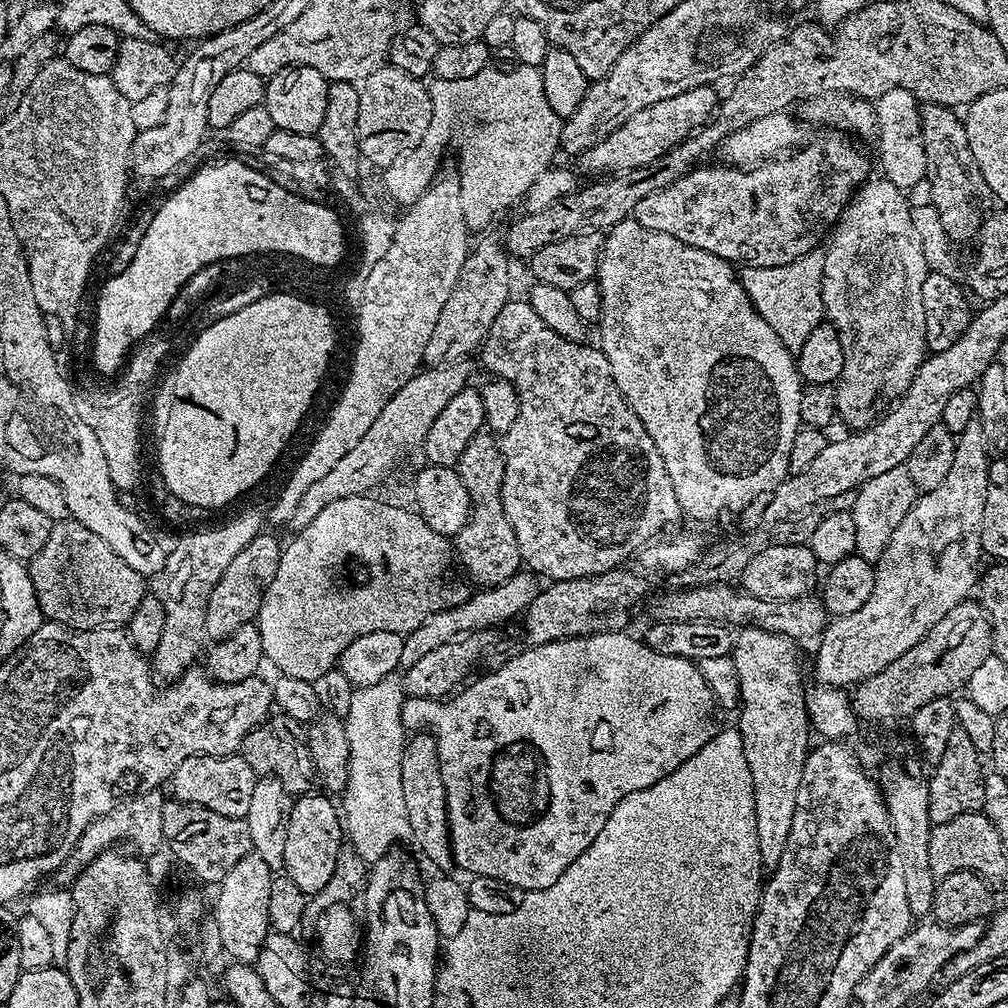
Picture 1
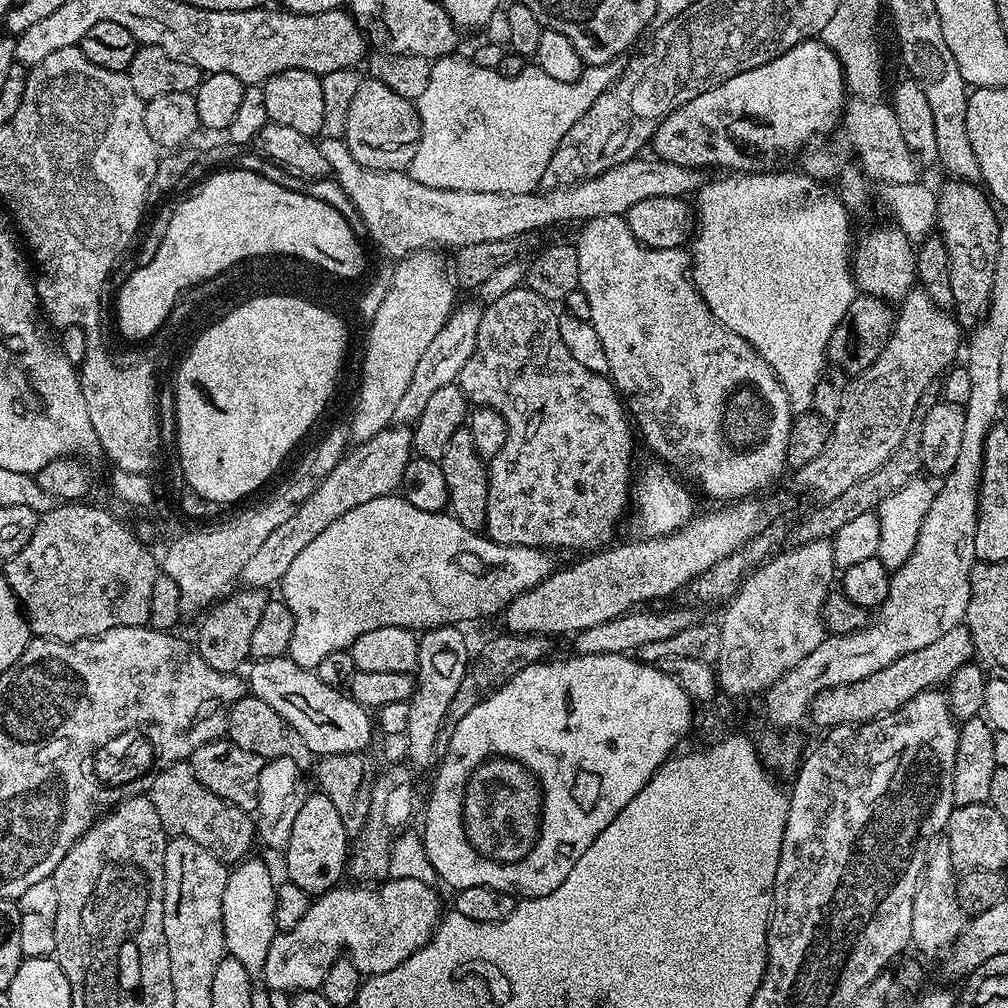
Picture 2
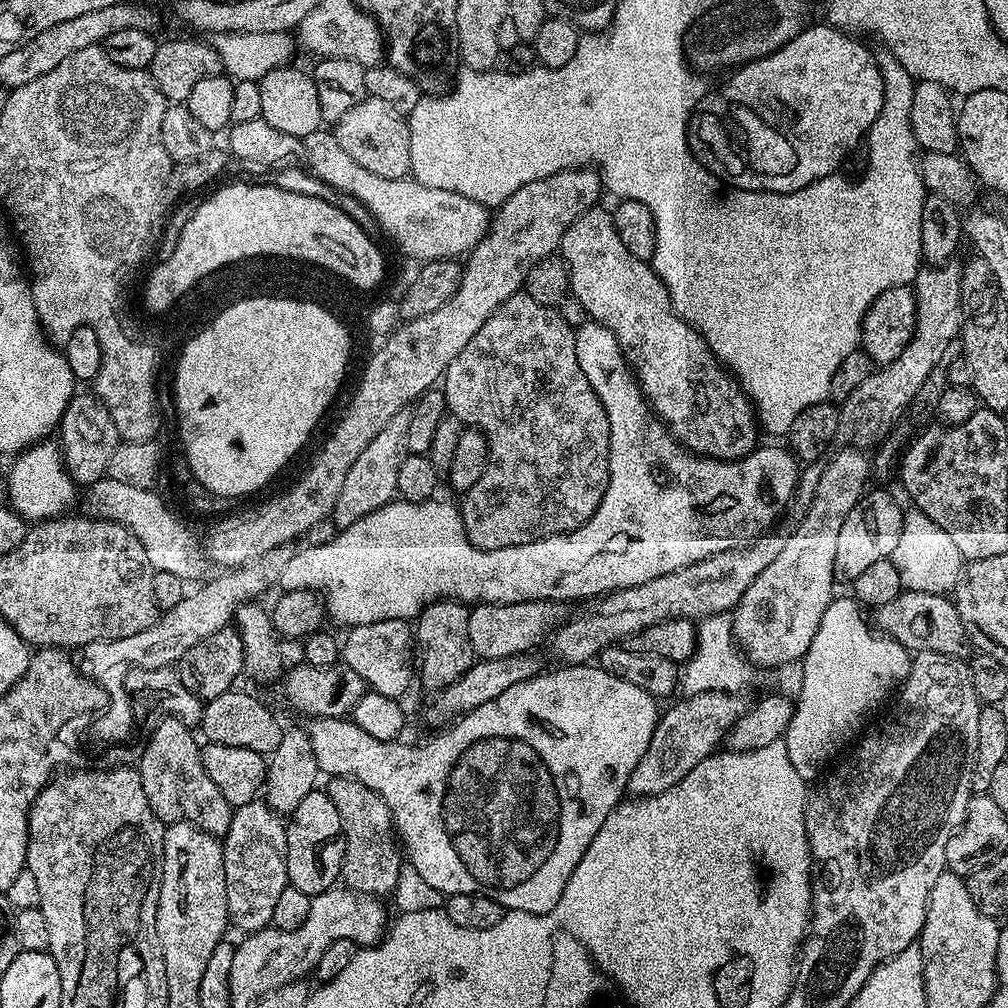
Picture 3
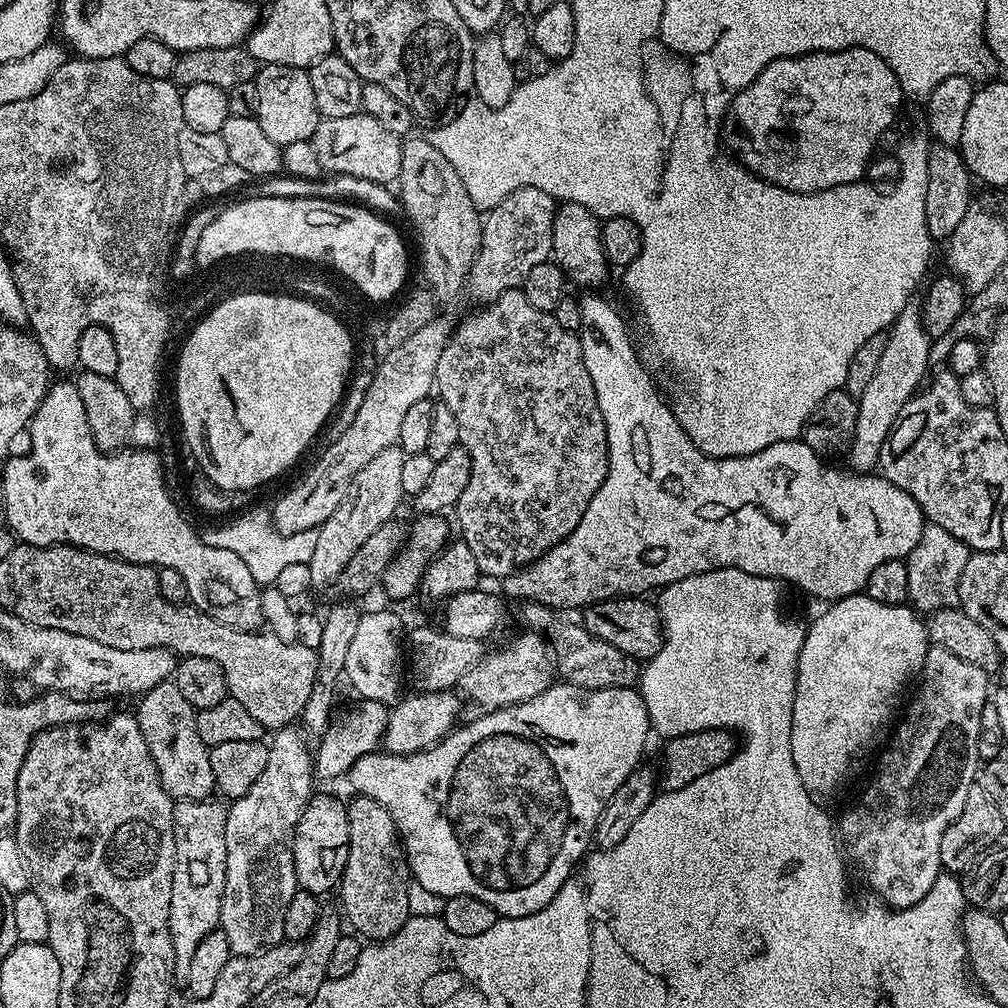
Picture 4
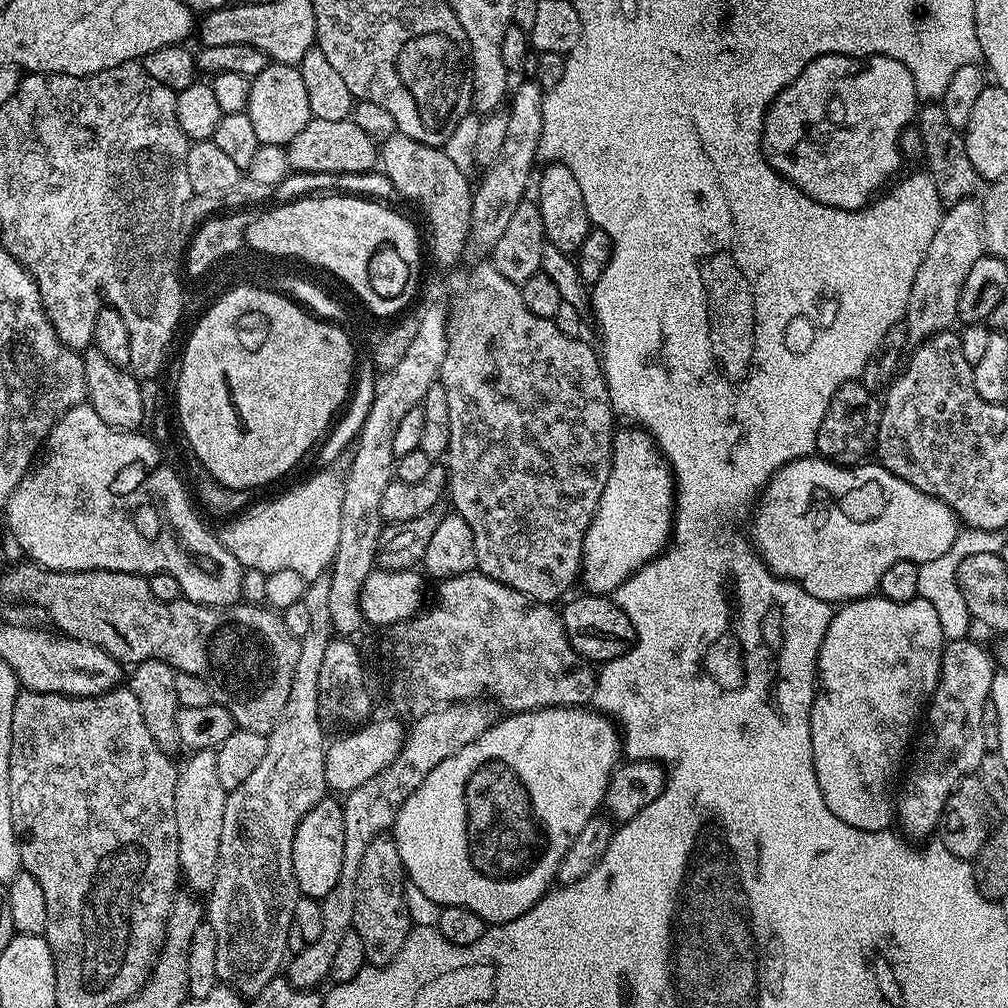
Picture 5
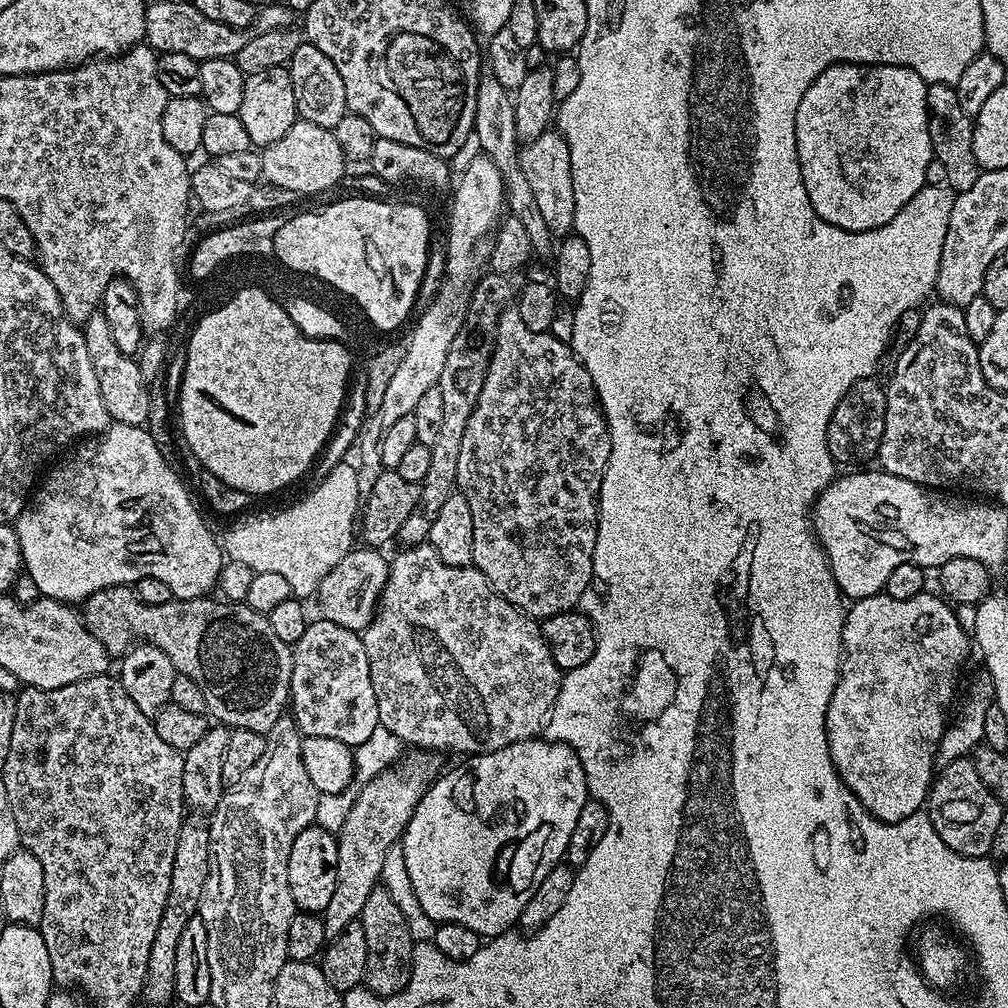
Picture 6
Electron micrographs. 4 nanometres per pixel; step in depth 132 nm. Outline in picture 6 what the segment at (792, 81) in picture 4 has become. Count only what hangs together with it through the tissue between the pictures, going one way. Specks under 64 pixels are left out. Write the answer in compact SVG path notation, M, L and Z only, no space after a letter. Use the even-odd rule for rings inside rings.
M831 64L814 82L810 84L810 90L802 94L802 102L798 102L798 114L794 118L794 138L798 150L798 162L802 170L802 182L806 186L806 194L810 194L810 206L830 226L838 226L847 232L869 232L878 226L886 226L894 214L918 194L929 183L928 167L933 167L934 157L932 155L932 143L930 142L930 126L928 125L928 103L926 94L928 85L914 70L910 70L901 64Z

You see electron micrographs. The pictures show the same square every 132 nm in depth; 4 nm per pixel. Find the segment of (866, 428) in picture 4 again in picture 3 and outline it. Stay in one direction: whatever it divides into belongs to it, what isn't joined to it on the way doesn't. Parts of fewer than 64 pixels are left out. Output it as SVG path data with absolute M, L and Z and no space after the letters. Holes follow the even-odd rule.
M844 446L841 452L835 452L831 453L832 461L826 466L823 465L820 471L814 498L806 505L805 512L808 513L801 518L800 525L792 533L784 536L784 545L778 558L774 558L774 562L770 562L770 566L766 566L766 570L762 570L762 574L758 574L758 578L750 582L750 590L742 594L740 603L731 613L732 634L736 637L739 651L746 657L749 665L757 669L758 667L780 668L783 664L794 663L795 660L796 663L803 661L806 650L810 650L810 642L814 634L818 634L818 624L822 622L822 614L826 614L826 606L830 606L834 598L832 580L834 581L838 554L838 534L850 510L854 510L856 503L865 495L869 487L868 475L872 472L867 451L855 446Z

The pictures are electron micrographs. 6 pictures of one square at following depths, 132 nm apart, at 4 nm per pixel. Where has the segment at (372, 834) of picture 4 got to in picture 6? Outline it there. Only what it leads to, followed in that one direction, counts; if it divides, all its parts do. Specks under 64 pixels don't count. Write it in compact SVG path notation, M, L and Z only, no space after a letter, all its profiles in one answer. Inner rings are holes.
M378 886L366 898L360 919L362 934L366 934L366 974L364 984L375 996L393 996L402 991L410 978L411 958L414 941L406 926L406 914L398 910L398 902L390 898L384 887Z

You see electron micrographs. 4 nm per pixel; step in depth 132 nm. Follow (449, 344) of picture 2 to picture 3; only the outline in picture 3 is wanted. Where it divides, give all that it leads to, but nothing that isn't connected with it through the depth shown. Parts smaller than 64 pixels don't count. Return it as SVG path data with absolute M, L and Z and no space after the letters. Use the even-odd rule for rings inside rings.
M405 410L394 414L382 430L378 430L374 442L358 454L358 459L354 461L354 466L350 466L350 474L346 474L346 482L342 482L342 494L338 494L338 502L334 506L330 520L336 523L337 529L348 528L354 522L366 518L374 510L392 503L397 499L398 493L398 469L402 467L402 462L409 456L408 436L410 431L410 411Z

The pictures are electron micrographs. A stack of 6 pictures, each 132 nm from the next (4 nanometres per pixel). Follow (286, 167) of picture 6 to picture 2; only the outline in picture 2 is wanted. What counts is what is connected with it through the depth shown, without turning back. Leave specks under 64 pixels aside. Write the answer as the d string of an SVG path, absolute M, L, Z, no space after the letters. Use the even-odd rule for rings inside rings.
M371 78L361 79L358 90L350 102L346 130L342 137L350 154L362 166L379 172L402 172L412 167L412 159L420 141L420 116L411 100L394 94L390 86Z

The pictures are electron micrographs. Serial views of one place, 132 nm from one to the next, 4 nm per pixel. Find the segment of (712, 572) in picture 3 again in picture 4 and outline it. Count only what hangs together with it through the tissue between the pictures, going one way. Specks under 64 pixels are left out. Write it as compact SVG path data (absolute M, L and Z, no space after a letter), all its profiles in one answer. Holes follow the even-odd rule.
M524 630L513 644L502 649L501 652L492 652L481 655L471 666L464 669L458 685L459 695L462 697L462 712L468 720L477 720L499 708L511 704L521 704L546 690L554 682L554 653L549 641L535 630Z

